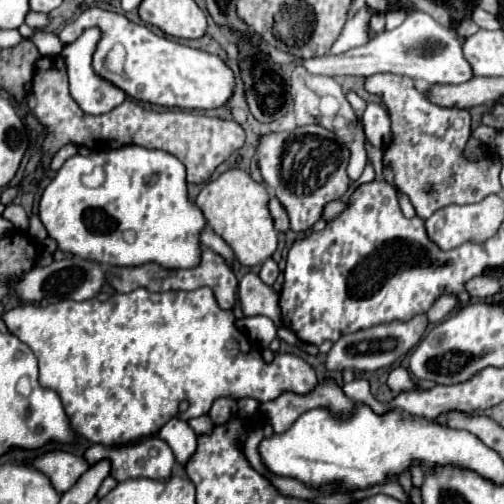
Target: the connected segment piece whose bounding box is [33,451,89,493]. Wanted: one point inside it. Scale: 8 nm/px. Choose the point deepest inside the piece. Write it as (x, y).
(63, 468)

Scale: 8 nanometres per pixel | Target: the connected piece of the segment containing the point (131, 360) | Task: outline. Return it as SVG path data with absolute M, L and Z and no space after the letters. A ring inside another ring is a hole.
M209 287L165 293L135 289L131 293L115 293L105 303L99 299L81 303L67 299L47 307L25 303L11 311L3 311L1 319L7 329L35 353L39 361L39 383L59 395L73 429L87 441L107 447L127 445L141 435L157 433L177 415L179 403L183 399L189 401L189 395L191 403L197 403L199 413L207 413L211 403L219 397L253 397L259 403L267 403L281 393L307 395L317 387L313 367L297 355L275 353L275 359L265 363L261 351L249 343L241 329L237 329L233 311L221 309Z

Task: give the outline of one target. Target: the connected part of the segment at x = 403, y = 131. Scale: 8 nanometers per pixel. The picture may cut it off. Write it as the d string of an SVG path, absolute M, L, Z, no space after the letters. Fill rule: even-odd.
M371 75L365 81L369 93L383 95L389 109L393 145L385 149L385 161L393 167L395 185L403 191L419 217L427 219L437 209L457 203L479 203L491 193L503 193L499 183L501 161L485 155L481 161L467 161L463 149L471 137L471 113L467 109L447 109L431 103L413 85L413 79L403 75Z

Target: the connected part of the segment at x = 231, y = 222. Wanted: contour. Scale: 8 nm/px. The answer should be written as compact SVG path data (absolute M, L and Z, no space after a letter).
M229 169L221 177L209 181L201 189L195 203L203 211L207 225L217 235L221 235L233 249L235 259L247 267L253 267L269 259L277 249L279 233L273 227L273 217L269 213L269 199L271 193L263 183L253 181L243 169Z

